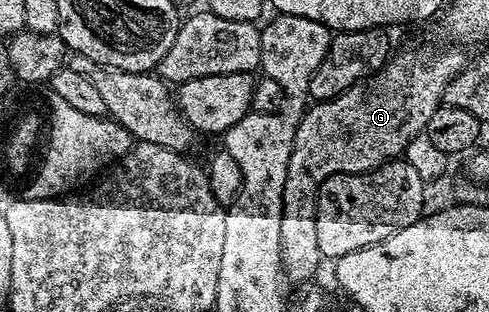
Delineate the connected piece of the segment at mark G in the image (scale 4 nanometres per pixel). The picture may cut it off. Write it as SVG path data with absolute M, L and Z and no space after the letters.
M449 45L453 47L405 47L401 52L390 54L388 63L377 70L373 75L368 76L367 81L362 81L357 86L347 89L339 97L334 99L322 99L314 102L312 106L306 110L301 116L301 120L297 123L295 129L295 141L291 145L291 161L287 161L287 181L283 185L283 221L279 221L279 245L281 246L281 264L285 270L285 278L290 284L305 283L323 264L323 256L319 249L319 236L315 234L315 221L317 220L317 194L323 185L323 181L327 181L333 175L364 175L382 167L387 162L396 160L405 151L405 146L412 141L416 135L420 136L425 130L427 121L431 121L431 113L435 113L437 108L442 106L445 90L447 85L451 85L451 81L465 67L467 56L464 55L462 48L457 45Z

